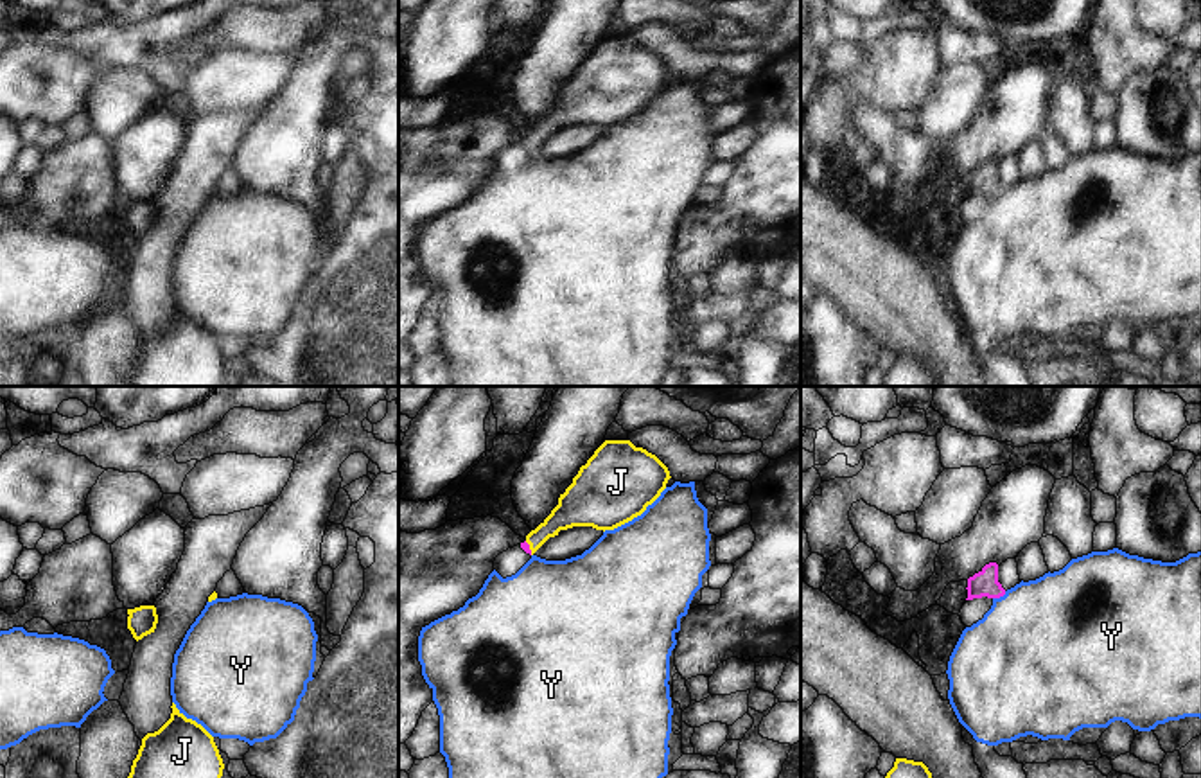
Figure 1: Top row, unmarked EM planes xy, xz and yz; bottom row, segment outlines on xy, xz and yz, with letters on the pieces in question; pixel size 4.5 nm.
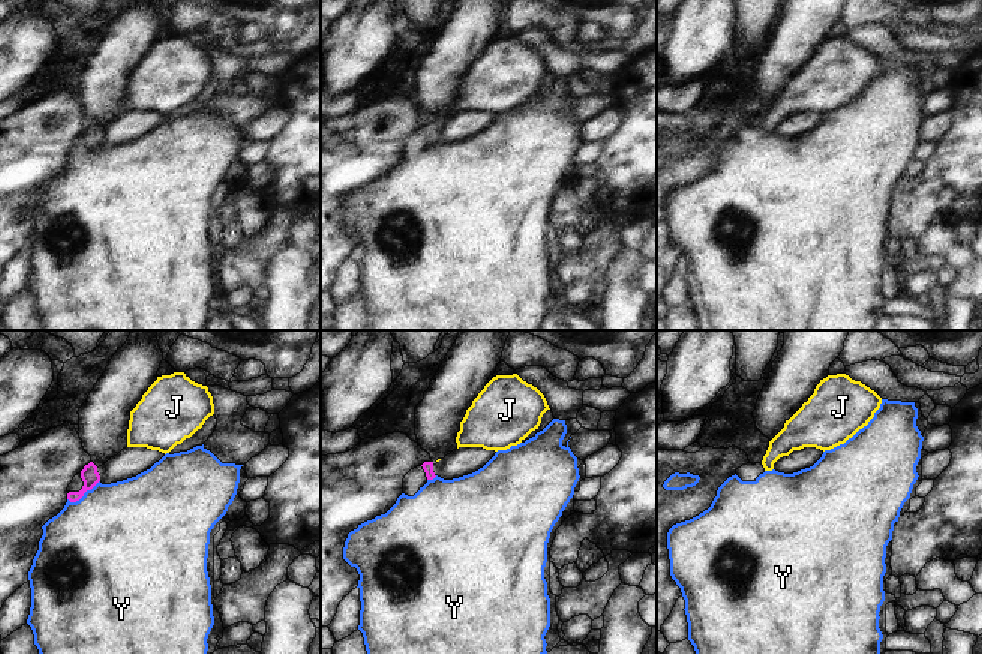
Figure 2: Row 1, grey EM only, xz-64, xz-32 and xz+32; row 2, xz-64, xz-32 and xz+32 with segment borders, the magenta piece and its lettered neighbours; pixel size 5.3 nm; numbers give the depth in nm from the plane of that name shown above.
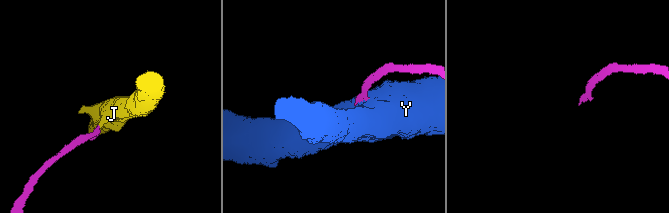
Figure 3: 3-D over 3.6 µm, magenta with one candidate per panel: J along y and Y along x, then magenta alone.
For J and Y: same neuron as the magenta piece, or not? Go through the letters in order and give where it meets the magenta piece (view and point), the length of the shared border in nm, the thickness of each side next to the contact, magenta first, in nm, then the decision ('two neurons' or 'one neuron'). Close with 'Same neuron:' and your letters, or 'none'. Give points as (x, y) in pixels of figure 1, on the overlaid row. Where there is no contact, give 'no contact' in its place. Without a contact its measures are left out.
J: contact xz (528, 548); length 70 nm; calibres 40 and 130 nm; one neuron
Y: contact yz (999, 597); length 70 nm; calibres 120 and 500 nm; two neurons
Same neuron: J

